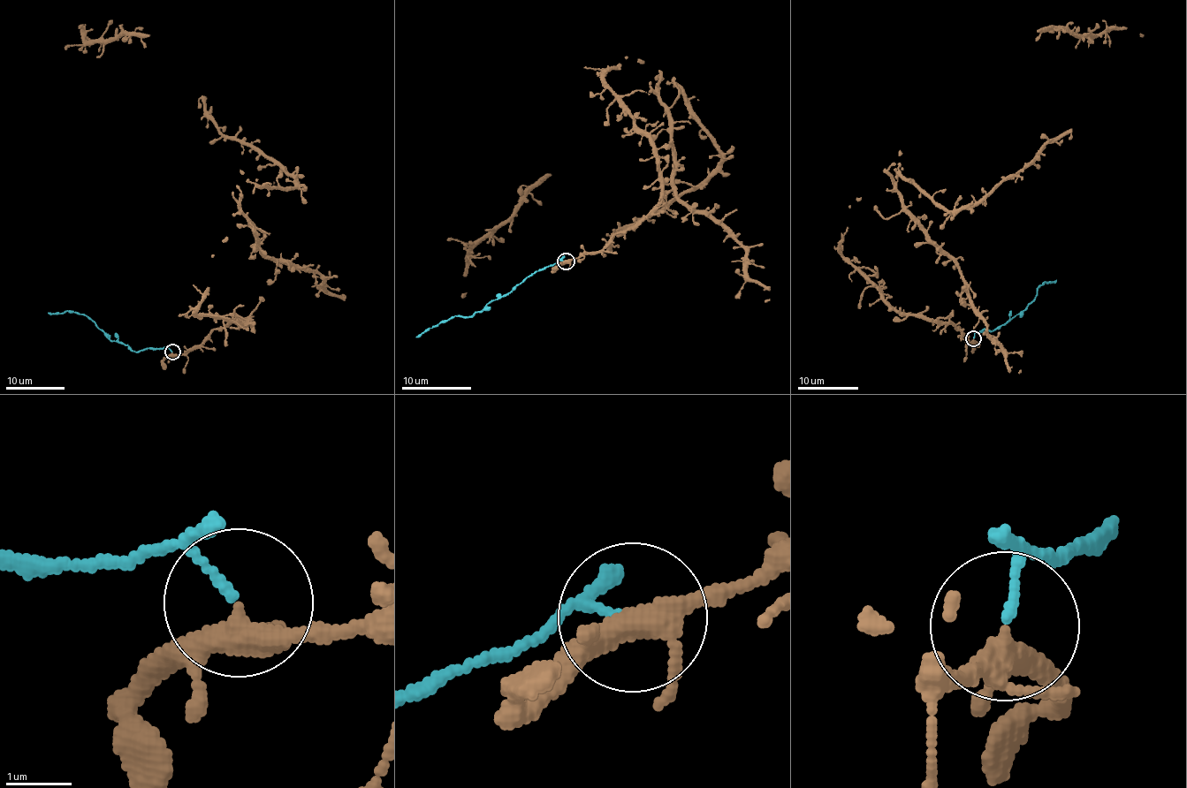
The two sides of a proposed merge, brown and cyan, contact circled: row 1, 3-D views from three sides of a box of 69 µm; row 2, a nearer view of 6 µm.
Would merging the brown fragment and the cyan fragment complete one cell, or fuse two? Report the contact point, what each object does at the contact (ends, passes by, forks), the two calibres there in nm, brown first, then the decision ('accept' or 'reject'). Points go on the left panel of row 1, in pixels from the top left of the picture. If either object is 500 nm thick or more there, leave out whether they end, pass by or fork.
(172, 352) | brown forks | cyan ends | 280/110 nm | reject

